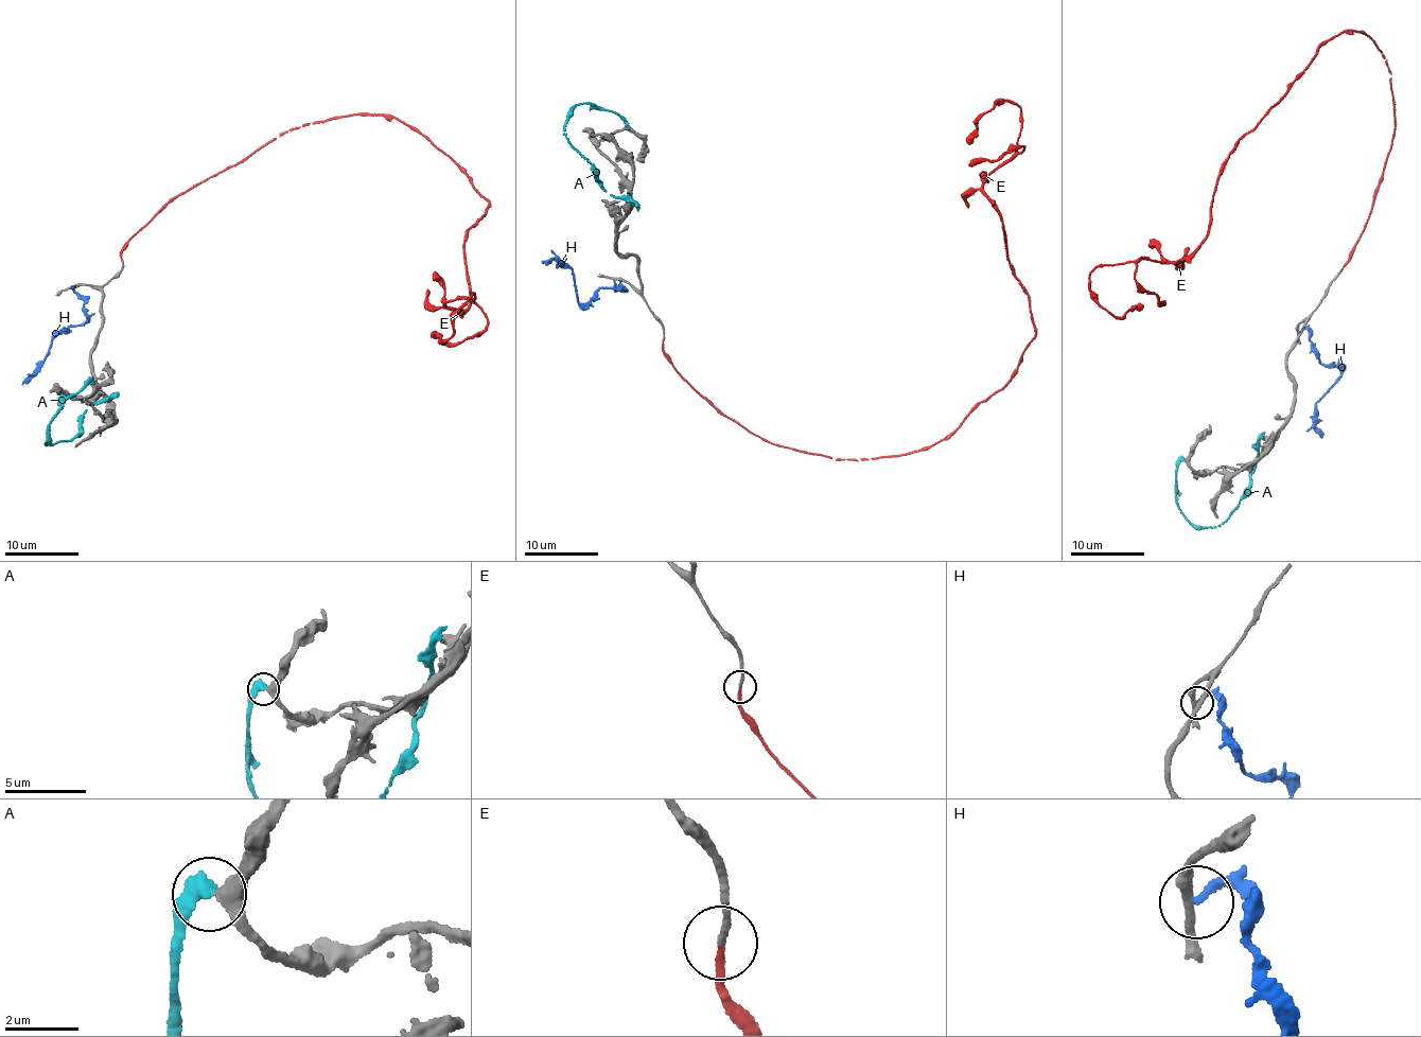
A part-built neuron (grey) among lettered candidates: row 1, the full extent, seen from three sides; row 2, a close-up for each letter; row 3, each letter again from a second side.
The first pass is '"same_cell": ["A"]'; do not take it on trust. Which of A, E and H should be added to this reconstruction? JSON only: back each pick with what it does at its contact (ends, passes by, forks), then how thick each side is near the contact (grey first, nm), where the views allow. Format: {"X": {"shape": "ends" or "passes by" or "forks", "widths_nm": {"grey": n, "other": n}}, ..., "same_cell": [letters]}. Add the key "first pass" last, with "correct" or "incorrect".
{"E": {"shape": "ends", "widths_nm": {"grey": 170, "other": 160}}, "same_cell": ["E"], "first pass": "incorrect"}

